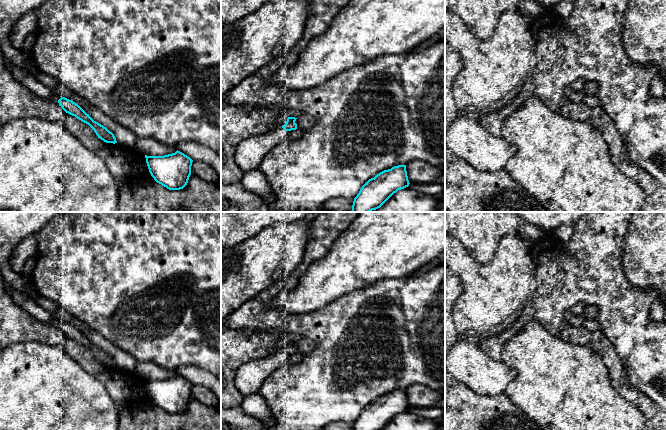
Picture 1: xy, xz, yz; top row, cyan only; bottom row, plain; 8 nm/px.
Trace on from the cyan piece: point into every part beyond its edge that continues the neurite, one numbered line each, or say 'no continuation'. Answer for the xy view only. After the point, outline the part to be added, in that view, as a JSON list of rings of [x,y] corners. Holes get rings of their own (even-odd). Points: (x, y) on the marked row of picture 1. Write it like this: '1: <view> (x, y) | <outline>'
1: xy (23, 76) | [[[7,62],[7,64],[12,76],[35,95],[48,100],[56,99],[58,101],[61,98],[49,87],[38,81],[29,71],[21,69],[13,64],[10,64],[9,62]]]

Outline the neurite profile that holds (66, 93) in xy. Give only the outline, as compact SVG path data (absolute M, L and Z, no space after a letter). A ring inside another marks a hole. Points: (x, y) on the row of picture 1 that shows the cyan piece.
M63 88L61 97L65 97L69 100L72 100L73 102L81 106L91 106L84 98L71 92L70 90L66 88Z

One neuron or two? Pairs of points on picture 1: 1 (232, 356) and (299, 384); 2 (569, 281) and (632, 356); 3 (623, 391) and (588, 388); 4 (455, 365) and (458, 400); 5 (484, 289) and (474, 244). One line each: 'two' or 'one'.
1: two
2: one
3: two
4: two
5: two

